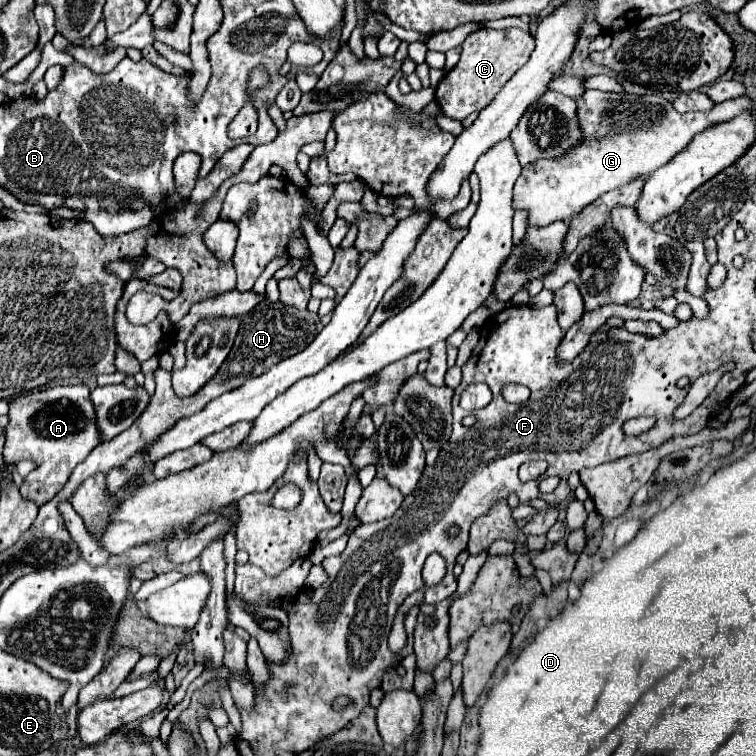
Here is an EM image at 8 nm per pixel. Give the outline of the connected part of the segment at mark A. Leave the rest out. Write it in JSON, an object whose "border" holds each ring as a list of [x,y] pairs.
{"border":[[[83,384],[53,386],[9,400],[9,424],[5,430],[5,462],[33,460],[37,464],[37,470],[25,476],[23,496],[37,500],[39,506],[49,502],[65,486],[73,468],[83,462],[95,446],[103,442],[101,432],[97,428],[91,390]]]}

